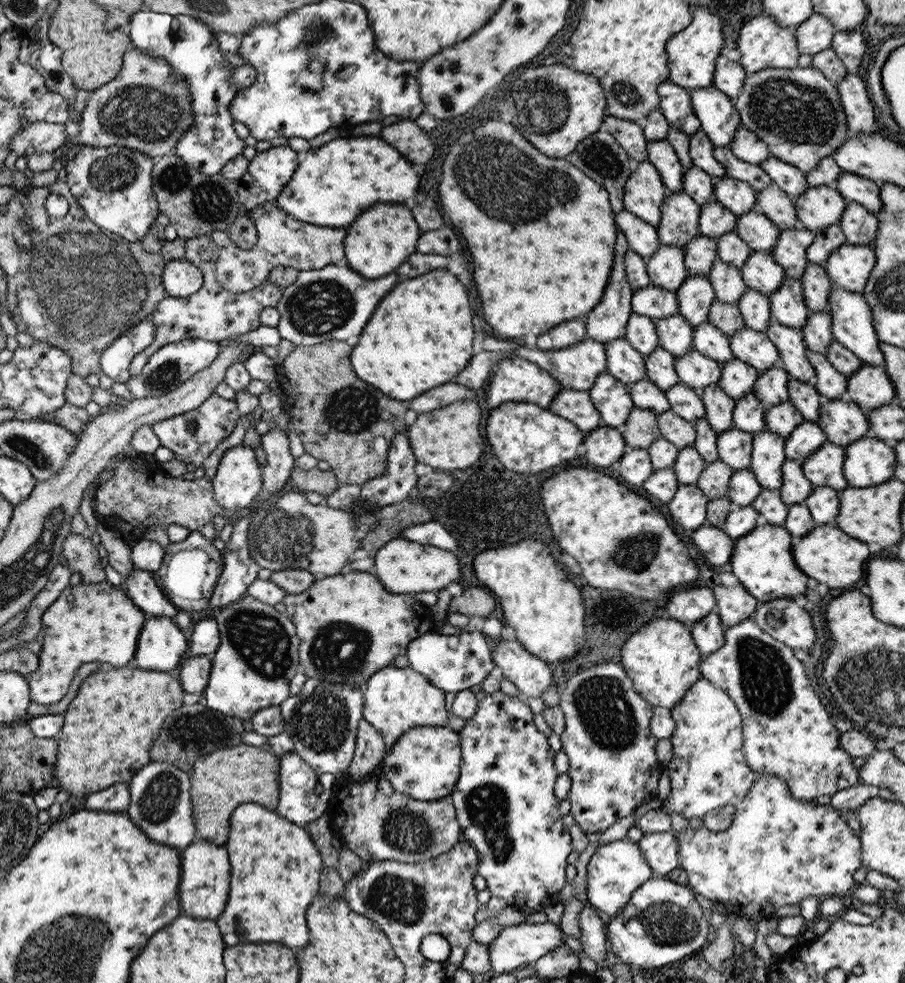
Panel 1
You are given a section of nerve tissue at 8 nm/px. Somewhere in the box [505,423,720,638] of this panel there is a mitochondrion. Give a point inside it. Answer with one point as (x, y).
(637, 554)

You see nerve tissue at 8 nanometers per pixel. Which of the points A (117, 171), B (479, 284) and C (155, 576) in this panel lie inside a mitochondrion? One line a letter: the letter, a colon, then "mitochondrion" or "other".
A: mitochondrion
B: other
C: other

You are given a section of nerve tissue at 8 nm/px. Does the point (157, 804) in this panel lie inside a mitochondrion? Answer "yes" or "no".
yes

